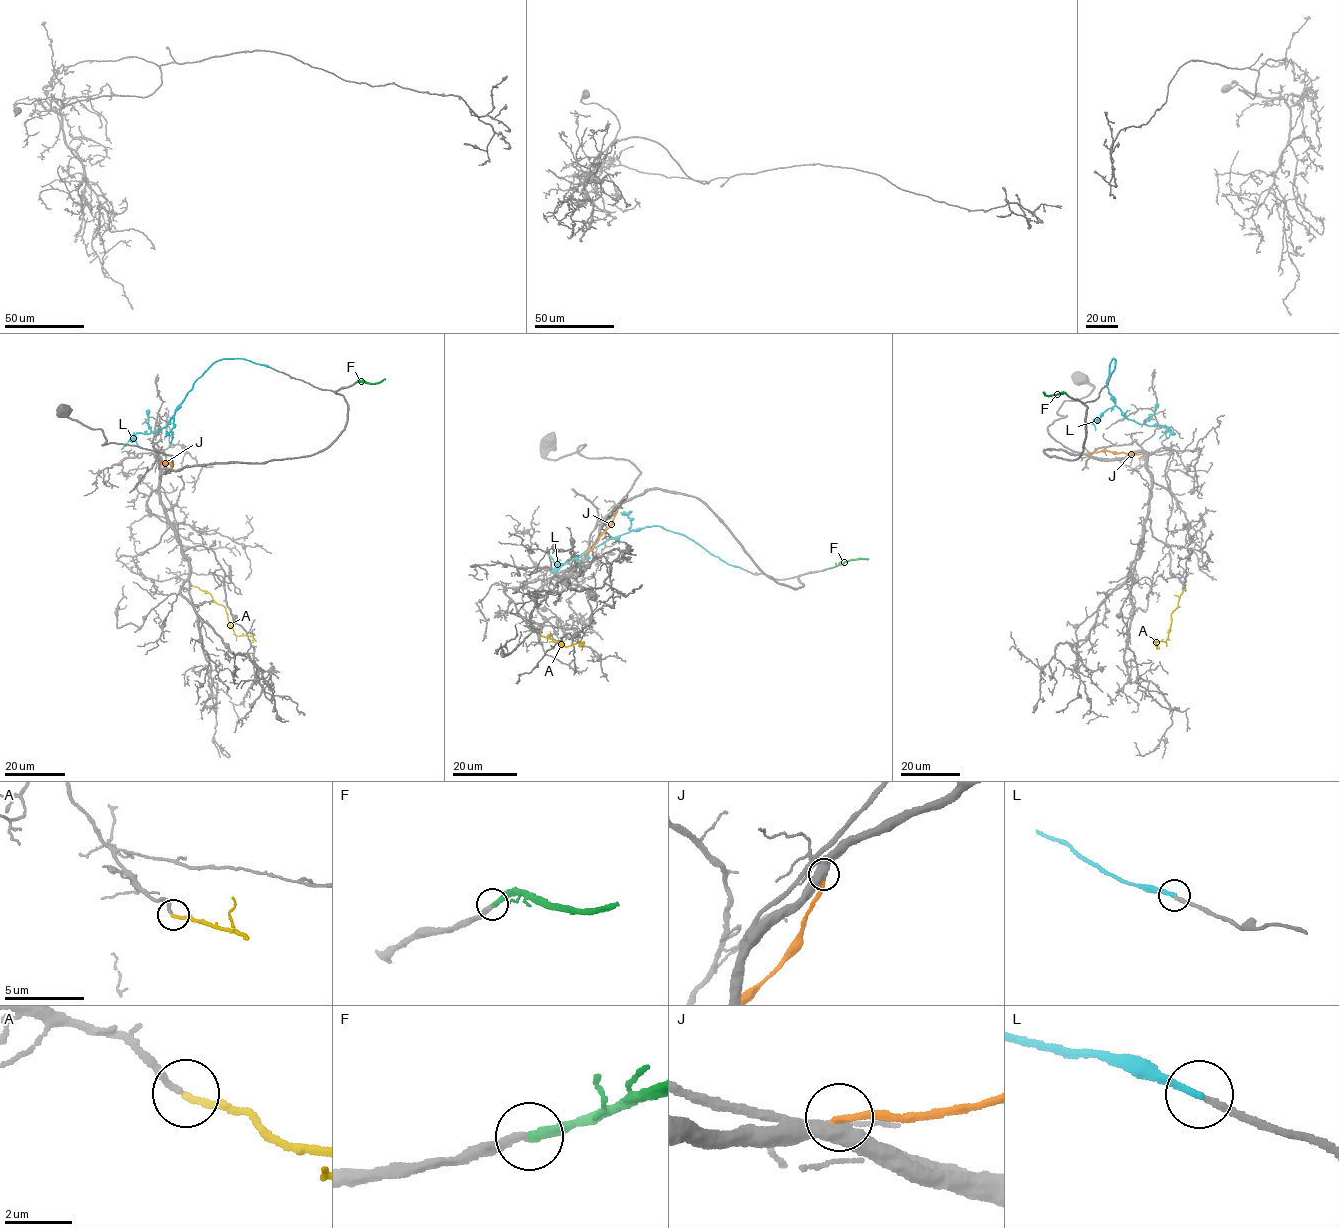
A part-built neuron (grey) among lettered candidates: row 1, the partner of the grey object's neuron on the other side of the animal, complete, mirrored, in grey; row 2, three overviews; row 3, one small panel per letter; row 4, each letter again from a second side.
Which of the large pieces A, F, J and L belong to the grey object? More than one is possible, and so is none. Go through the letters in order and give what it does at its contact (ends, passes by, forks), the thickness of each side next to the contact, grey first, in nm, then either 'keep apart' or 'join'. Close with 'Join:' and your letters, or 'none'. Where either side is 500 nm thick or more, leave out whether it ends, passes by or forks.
A: it ends; calibres 190 and 200 nm; join
F: it ends; calibres 280 and 320 nm; join
J: it ends; calibres 400 and 220 nm; keep apart
L: it ends; calibres 180 and 220 nm; join
Join: A, F, L

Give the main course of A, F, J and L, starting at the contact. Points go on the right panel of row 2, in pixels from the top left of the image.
A: (1185, 588), (1171, 615), (1166, 641), (1155, 641), (1157, 649)
F: (1067, 395), (1048, 396), (1042, 391)
J: (1086, 453), (1140, 453)
L: (1111, 374), (1115, 368), (1114, 358), (1106, 383), (1115, 405), (1140, 424), (1166, 427), (1159, 438)

